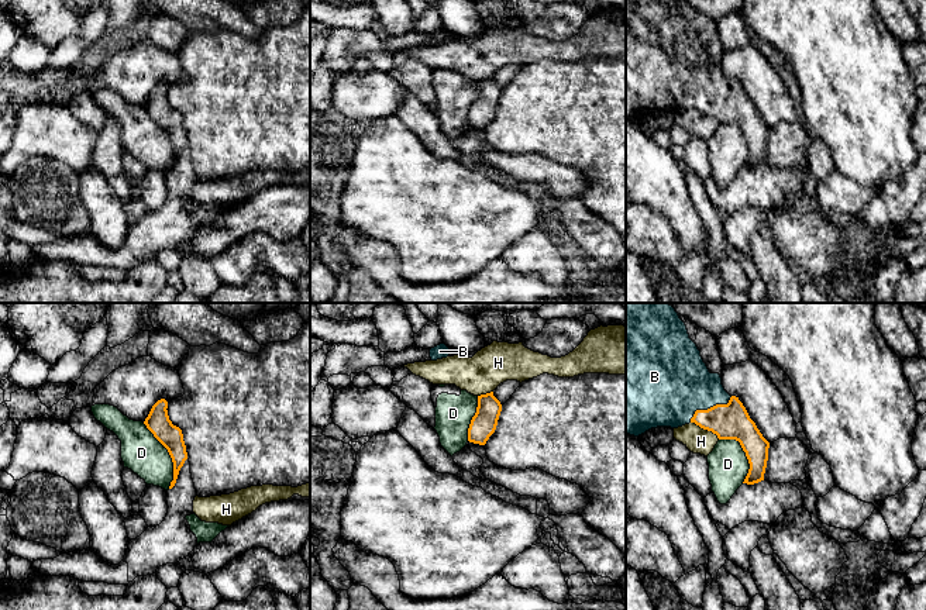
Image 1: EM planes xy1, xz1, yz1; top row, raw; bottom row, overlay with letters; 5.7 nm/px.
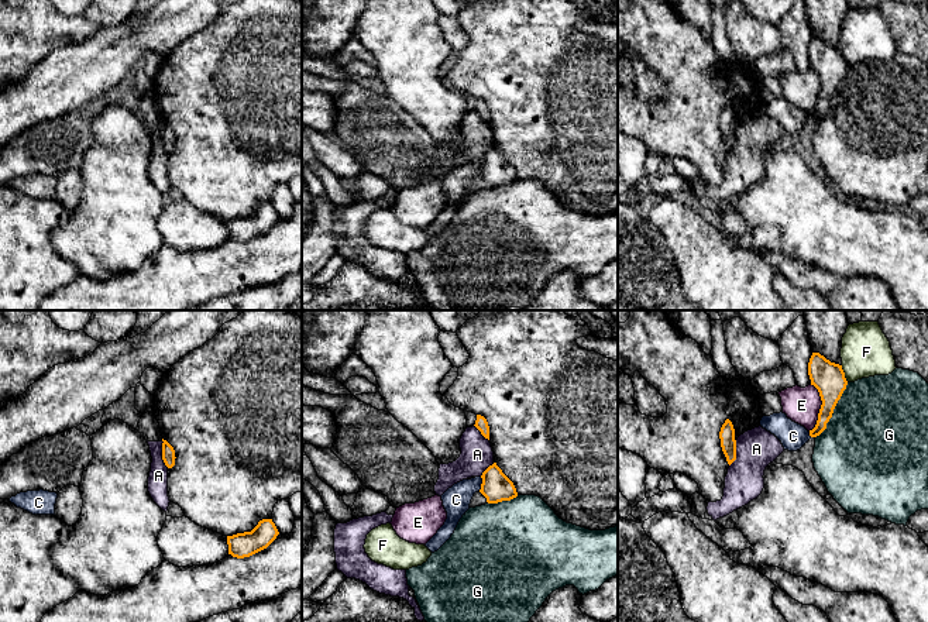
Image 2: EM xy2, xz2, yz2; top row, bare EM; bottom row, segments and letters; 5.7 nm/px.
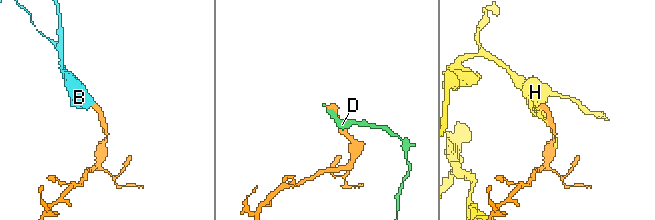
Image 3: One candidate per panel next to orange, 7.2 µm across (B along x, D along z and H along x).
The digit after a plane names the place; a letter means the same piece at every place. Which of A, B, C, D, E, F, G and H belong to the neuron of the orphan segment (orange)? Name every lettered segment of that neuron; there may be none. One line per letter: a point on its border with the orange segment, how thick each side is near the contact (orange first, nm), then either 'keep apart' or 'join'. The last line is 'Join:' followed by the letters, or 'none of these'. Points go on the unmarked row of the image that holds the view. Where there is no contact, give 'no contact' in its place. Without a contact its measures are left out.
A: contact xy2 (162, 138); calibres 80 and 110 nm; keep apart
B: contact yz1 (711, 92); calibres 200 and 400 nm; join
C: contact xz2 (481, 168); calibres 170 and 160 nm; keep apart
D: contact xy1 (169, 138); calibres 140 and 240 nm; keep apart
E: contact yz2 (821, 92); calibres 180 and 200 nm; keep apart
F: contact yz2 (844, 58); calibres 180 and 280 nm; keep apart
G: contact yz2 (832, 95); calibres 180 and 500 nm; keep apart
H: contact yz1 (705, 113); calibres 200 and 140 nm; keep apart
Join: B

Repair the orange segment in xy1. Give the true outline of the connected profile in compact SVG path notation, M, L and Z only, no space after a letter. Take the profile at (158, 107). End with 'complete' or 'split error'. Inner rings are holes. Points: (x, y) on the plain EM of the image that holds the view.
M165 83L158 85L144 108L154 118L154 121L168 134L173 147L173 165L169 173L176 168L180 152L187 144L186 130L183 125L182 114L172 108L168 100L168 86Z; complete

